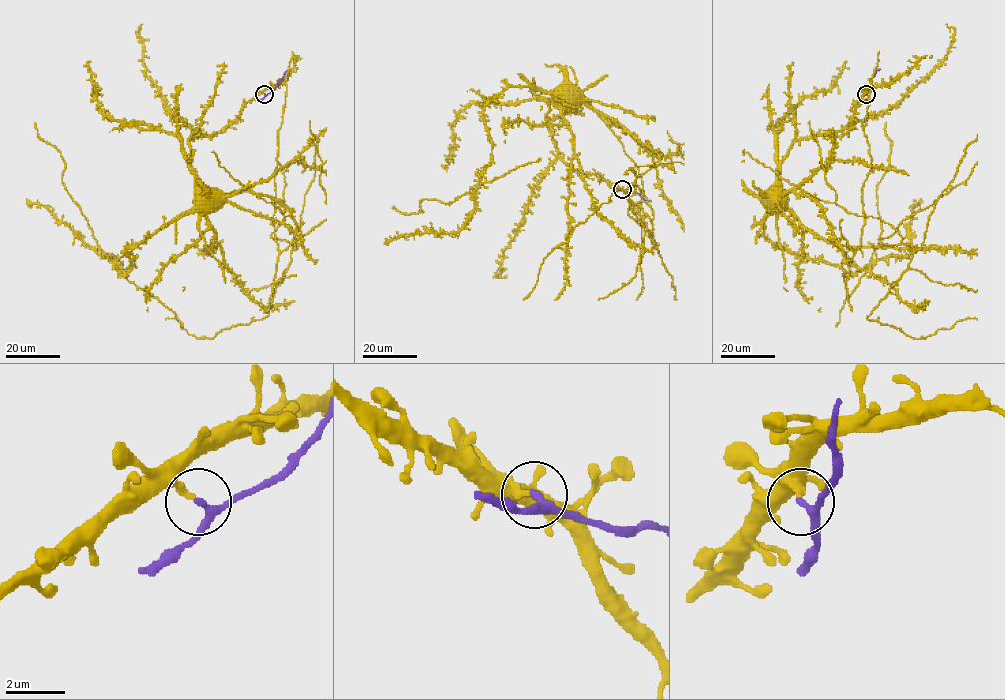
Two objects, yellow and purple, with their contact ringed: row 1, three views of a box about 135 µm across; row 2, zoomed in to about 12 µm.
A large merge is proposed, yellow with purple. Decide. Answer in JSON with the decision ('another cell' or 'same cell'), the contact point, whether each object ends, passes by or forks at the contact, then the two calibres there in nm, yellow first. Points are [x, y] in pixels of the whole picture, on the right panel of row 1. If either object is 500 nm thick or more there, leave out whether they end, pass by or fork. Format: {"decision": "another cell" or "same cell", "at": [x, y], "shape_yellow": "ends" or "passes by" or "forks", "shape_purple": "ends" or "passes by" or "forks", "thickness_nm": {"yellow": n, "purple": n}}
{"decision": "another cell", "at": [866, 94], "shape_yellow": "ends", "shape_purple": "passes by", "thickness_nm": {"yellow": 240, "purple": 220}}

